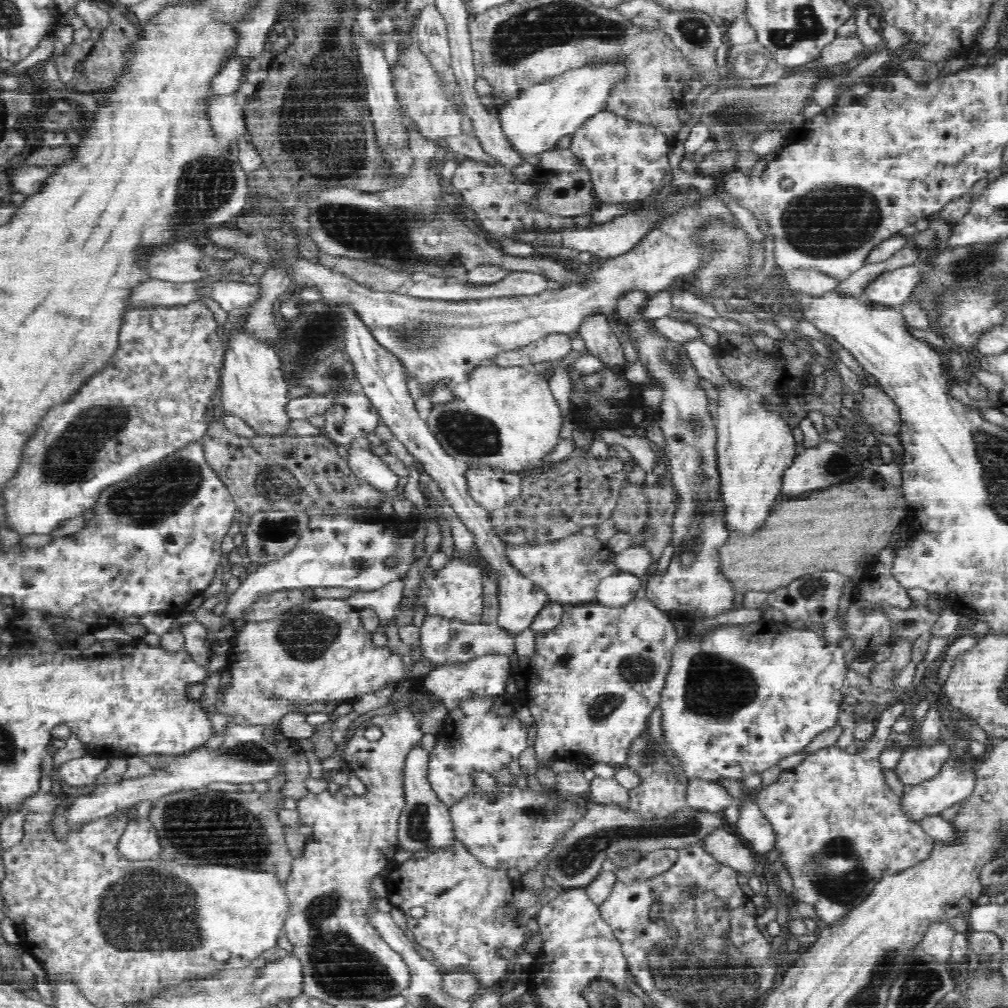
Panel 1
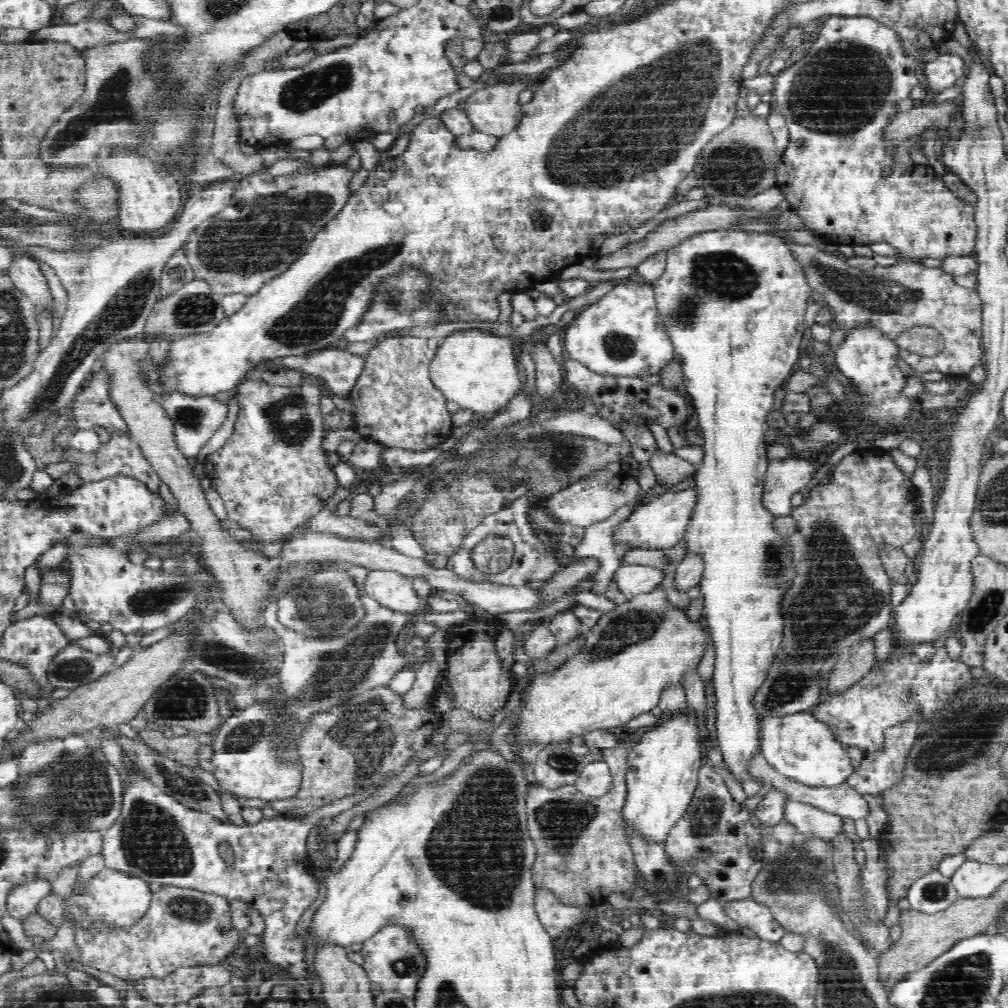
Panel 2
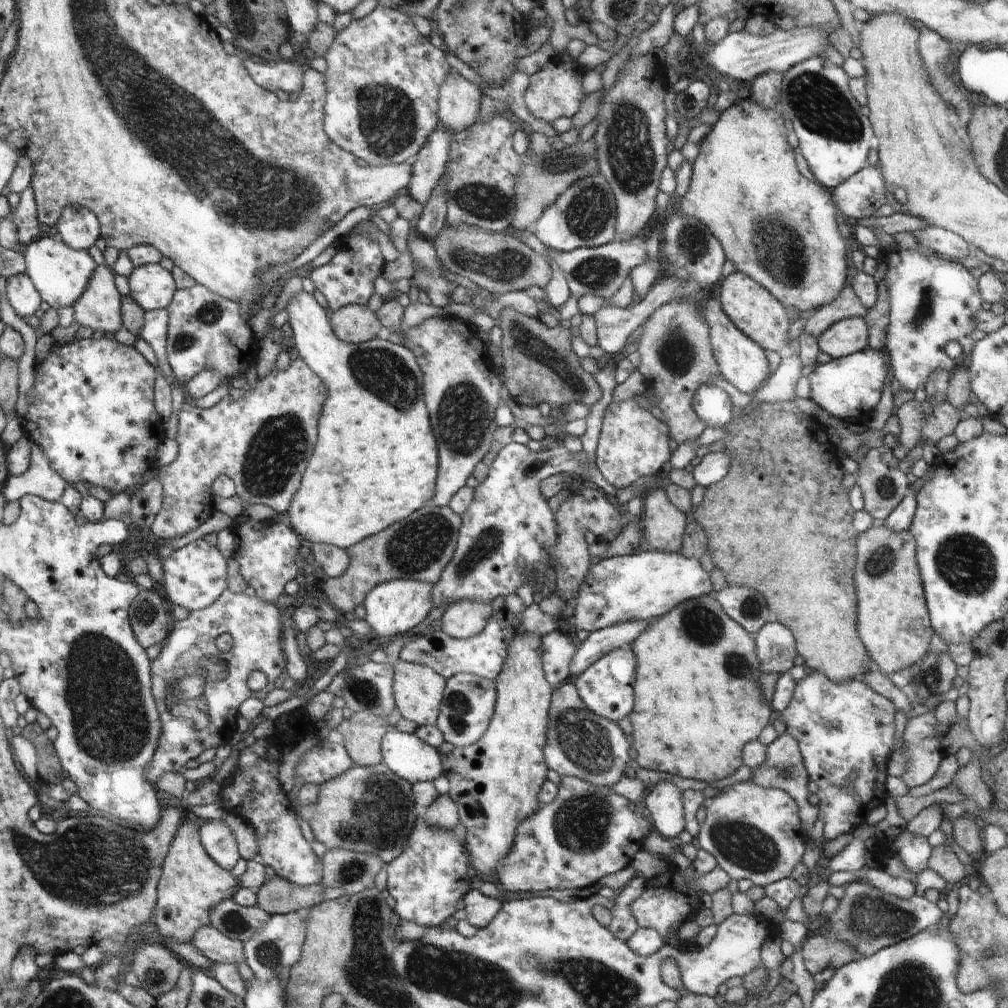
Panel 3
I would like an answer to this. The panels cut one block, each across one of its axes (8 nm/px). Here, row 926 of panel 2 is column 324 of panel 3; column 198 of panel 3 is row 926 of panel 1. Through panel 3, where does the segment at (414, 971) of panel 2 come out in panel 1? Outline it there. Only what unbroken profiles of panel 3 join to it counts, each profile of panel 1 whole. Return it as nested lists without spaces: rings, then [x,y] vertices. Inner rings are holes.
[[[454,838],[448,846],[430,853],[425,858],[411,858],[403,862],[394,871],[385,877],[387,889],[386,898],[393,907],[404,911],[406,916],[406,928],[410,930],[412,938],[422,947],[426,948],[443,968],[448,970],[460,964],[469,964],[477,974],[483,988],[490,987],[494,982],[508,975],[508,958],[500,956],[500,948],[512,950],[517,961],[520,952],[532,937],[528,929],[530,920],[537,920],[540,910],[552,900],[556,900],[565,890],[556,890],[550,886],[544,886],[540,892],[526,888],[520,881],[512,882],[506,868],[488,866],[477,856],[474,856],[467,844]],[[412,908],[424,908],[424,916],[414,918],[410,911]]]

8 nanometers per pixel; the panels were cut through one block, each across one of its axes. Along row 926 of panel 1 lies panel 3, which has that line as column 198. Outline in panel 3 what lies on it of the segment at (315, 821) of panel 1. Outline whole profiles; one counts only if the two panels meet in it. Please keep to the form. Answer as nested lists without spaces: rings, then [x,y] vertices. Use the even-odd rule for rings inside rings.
[[[204,285],[189,289],[177,289],[170,308],[170,328],[168,336],[168,358],[178,384],[186,387],[202,370],[216,370],[224,379],[232,379],[236,374],[245,374],[256,363],[258,342],[254,340],[248,320],[242,318],[240,304],[214,294]]]

